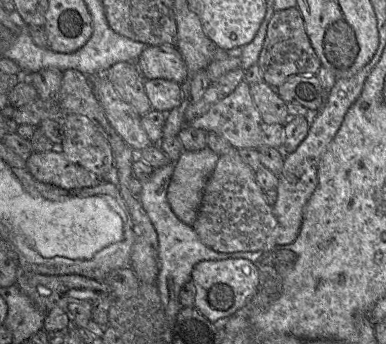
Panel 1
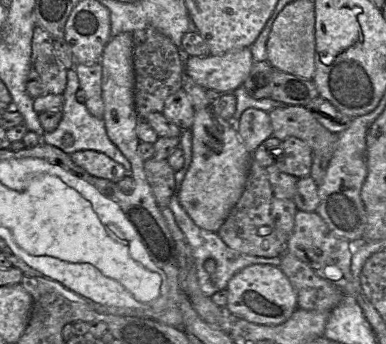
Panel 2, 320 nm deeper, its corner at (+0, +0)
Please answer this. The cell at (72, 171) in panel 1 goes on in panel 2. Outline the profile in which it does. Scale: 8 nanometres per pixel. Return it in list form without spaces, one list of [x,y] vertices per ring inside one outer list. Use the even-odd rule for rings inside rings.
[[[80,150],[70,155],[73,162],[90,175],[118,183],[127,176],[125,168],[106,154],[95,150]]]

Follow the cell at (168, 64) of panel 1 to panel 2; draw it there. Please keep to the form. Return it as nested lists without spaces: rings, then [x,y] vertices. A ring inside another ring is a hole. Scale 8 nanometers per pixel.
[[[250,48],[208,57],[187,56],[182,52],[182,58],[187,76],[203,88],[221,94],[243,86],[254,63]]]

